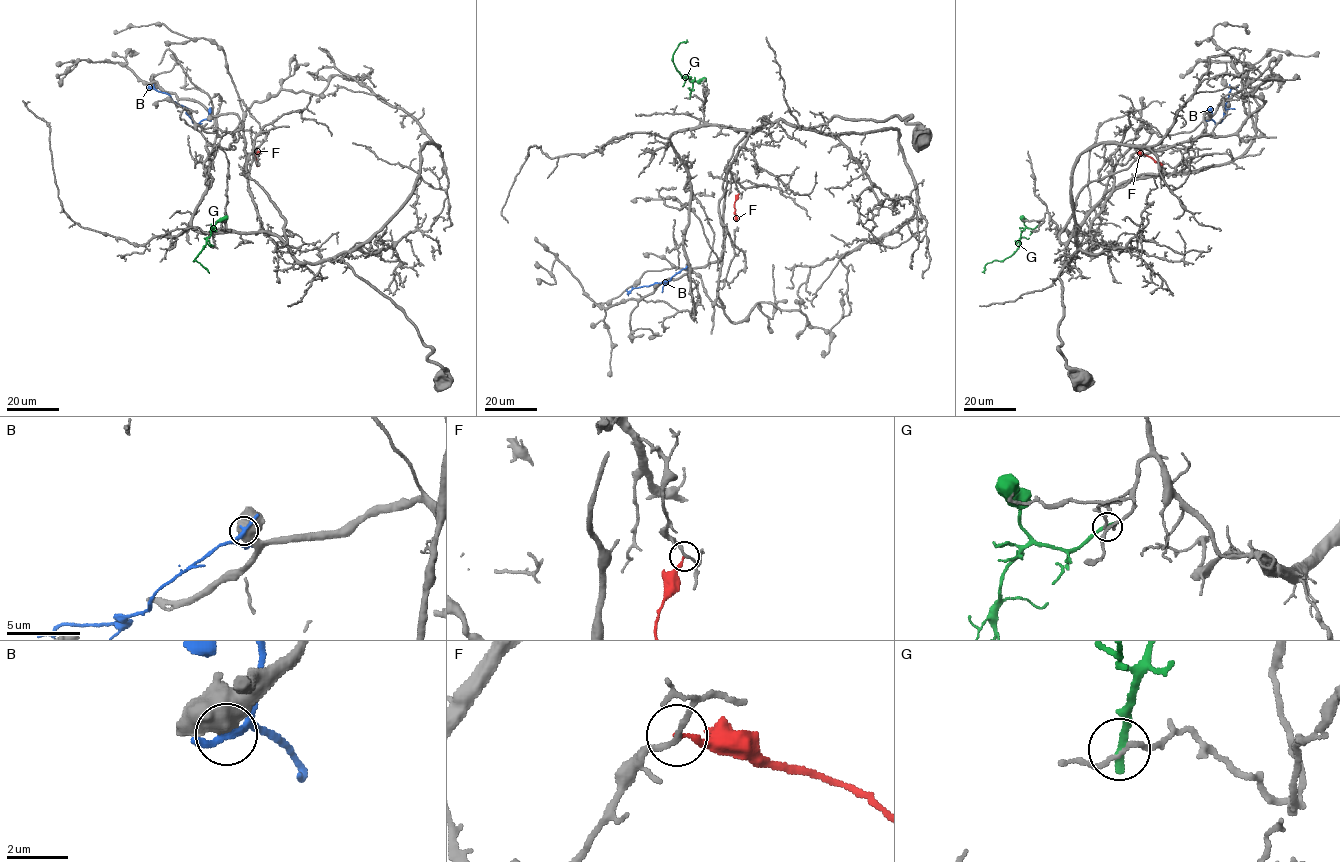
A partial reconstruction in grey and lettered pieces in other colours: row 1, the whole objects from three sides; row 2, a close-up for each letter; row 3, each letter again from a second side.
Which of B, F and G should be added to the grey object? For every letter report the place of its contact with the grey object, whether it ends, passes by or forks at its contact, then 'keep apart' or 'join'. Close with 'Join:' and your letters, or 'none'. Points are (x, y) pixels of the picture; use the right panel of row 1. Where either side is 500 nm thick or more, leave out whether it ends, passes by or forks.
B: (1209, 120) | keep apart
F: (1135, 152) | it ends | keep apart
G: (1039, 225) | it ends | keep apart
Join: none

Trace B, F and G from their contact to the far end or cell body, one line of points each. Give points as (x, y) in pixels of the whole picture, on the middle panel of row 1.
B: (687, 266), (667, 282), (634, 288), (628, 295)
F: (739, 193), (734, 206), (737, 220)
G: (689, 97), (693, 83), (682, 75), (672, 61), (678, 45), (687, 42)

